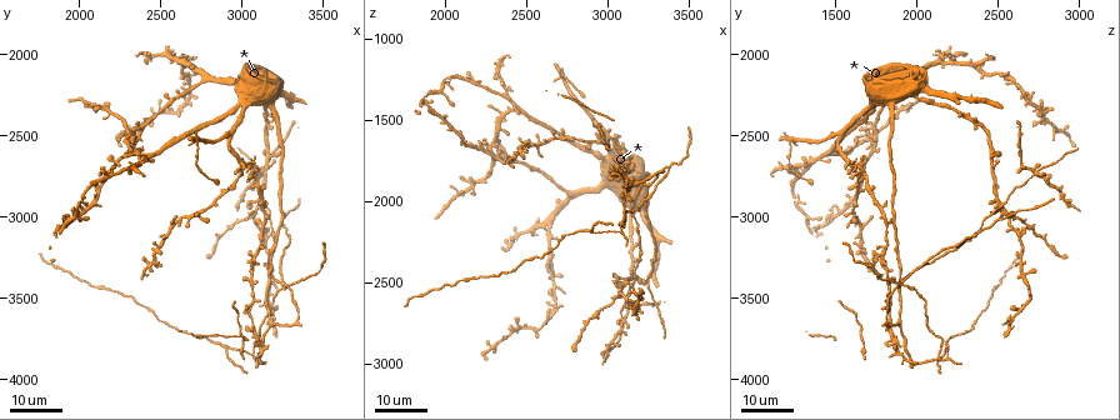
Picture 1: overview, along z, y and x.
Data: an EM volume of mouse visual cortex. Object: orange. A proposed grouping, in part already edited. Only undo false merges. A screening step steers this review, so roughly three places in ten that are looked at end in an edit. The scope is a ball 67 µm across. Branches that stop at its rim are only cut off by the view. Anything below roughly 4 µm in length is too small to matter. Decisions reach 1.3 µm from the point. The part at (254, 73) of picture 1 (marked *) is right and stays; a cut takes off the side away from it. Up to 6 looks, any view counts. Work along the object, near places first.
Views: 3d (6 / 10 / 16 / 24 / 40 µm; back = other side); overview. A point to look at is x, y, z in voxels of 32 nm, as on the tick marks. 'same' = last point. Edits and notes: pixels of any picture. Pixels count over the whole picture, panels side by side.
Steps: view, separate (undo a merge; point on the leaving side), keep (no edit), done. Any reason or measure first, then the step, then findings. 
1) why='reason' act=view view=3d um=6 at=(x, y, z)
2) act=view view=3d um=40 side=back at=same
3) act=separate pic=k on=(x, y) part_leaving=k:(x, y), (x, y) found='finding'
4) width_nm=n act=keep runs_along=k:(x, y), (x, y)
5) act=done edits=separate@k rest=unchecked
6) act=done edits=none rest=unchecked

why='two arms in line, one across' act=view view=3d um=24 at=(3260, 3420, 1900)

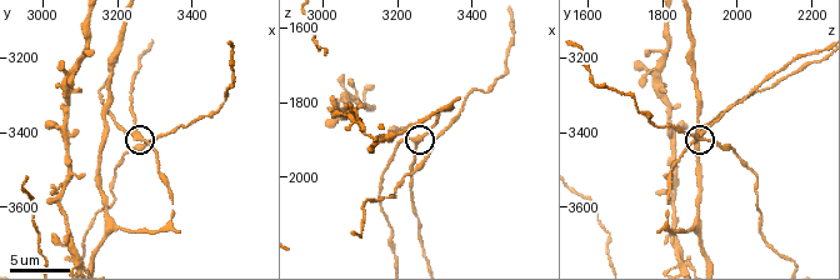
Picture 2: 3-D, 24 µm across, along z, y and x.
why='closer look' act=view view=3d um=6 at=(3250, 3400, 1910)

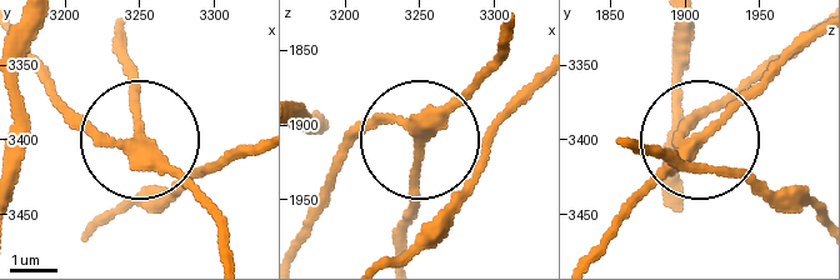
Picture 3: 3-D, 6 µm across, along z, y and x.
width_nm=250 act=keep runs_along=3:(301, 226), (354, 143), (378, 126), (425, 130), (505, 51) found='one cell here'

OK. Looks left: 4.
why='four or more arms meet' act=view view=3d um=24 at=(3120, 2700, 2740)

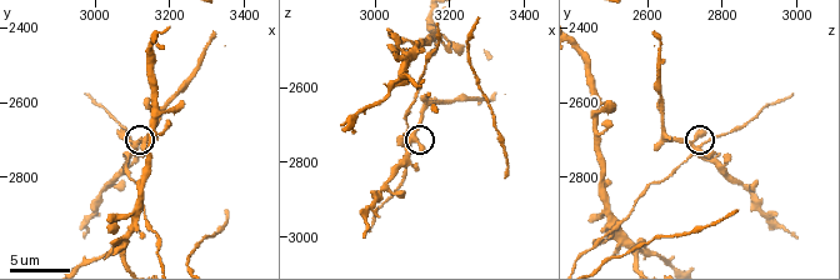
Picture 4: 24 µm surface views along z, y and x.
act=view view=3d um=10 at=(3100, 2720, 2720)

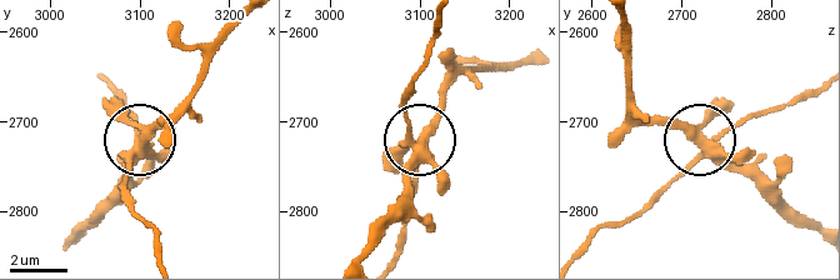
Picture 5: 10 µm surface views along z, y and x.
act=keep runs_along=5:(440, 25), (406, 104), (421, 146), (406, 209) found='continuous, no second cell'

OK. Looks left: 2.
why='three-way junction' act=view view=3d um=24 at=(2900, 3820, 2180)

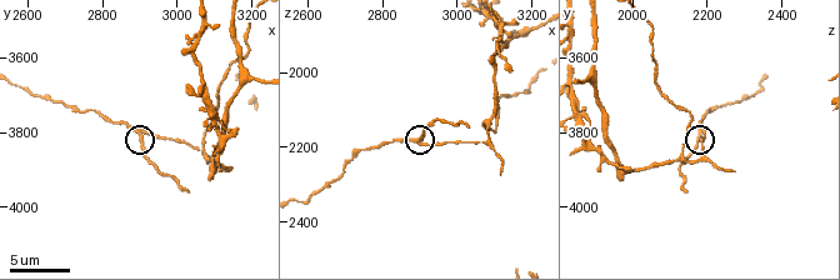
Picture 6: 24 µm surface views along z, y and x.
act=view view=3d um=6 at=(2900, 3810, 2170)

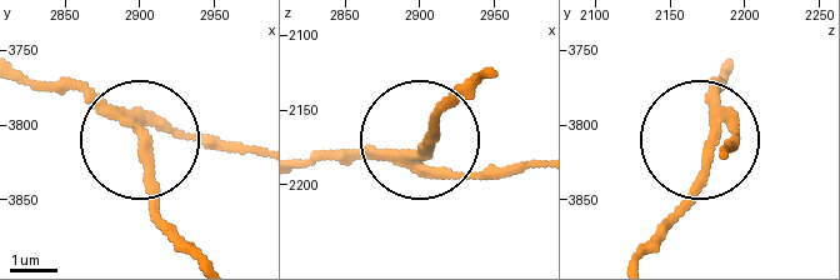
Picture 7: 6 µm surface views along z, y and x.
act=separate pic=7 on=(151, 173) part_leaving=7:(123, 120), (159, 211), (203, 259) found='a second cell is stuck on'

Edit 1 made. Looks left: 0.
act=done edits=separate@7 rest=unchecked

